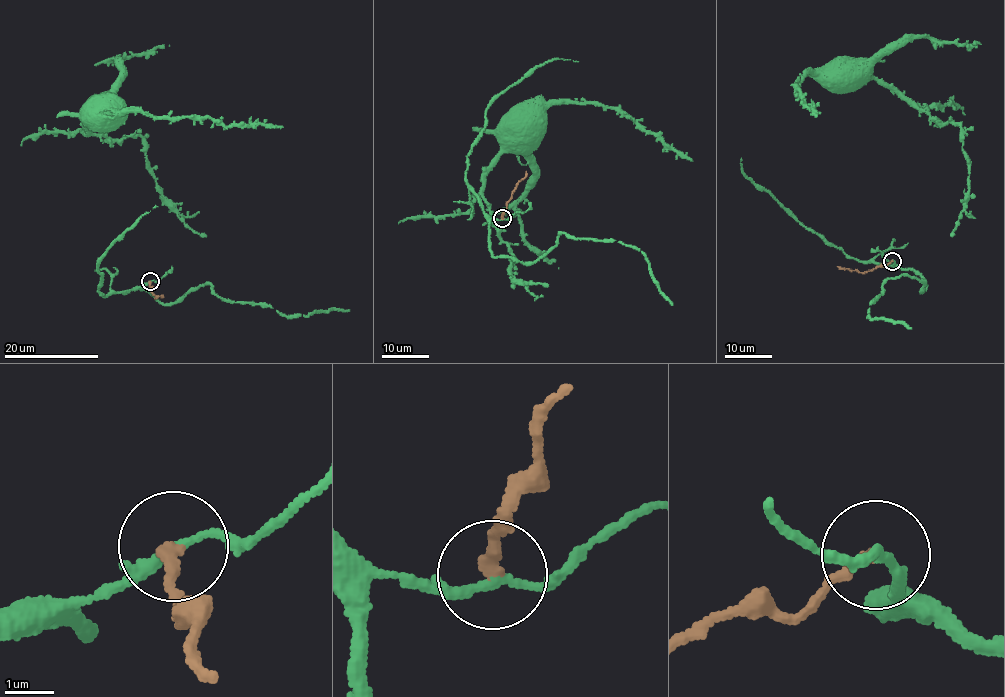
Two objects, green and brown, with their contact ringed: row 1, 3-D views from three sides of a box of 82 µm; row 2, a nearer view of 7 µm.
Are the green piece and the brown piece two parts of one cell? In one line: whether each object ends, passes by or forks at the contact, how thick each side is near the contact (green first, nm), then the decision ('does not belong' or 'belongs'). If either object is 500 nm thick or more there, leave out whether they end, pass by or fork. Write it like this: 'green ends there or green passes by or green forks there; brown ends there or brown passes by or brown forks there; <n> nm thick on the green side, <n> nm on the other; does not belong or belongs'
green passes by; brown ends there; 180 nm thick on the green side, 240 nm on the other; does not belong

